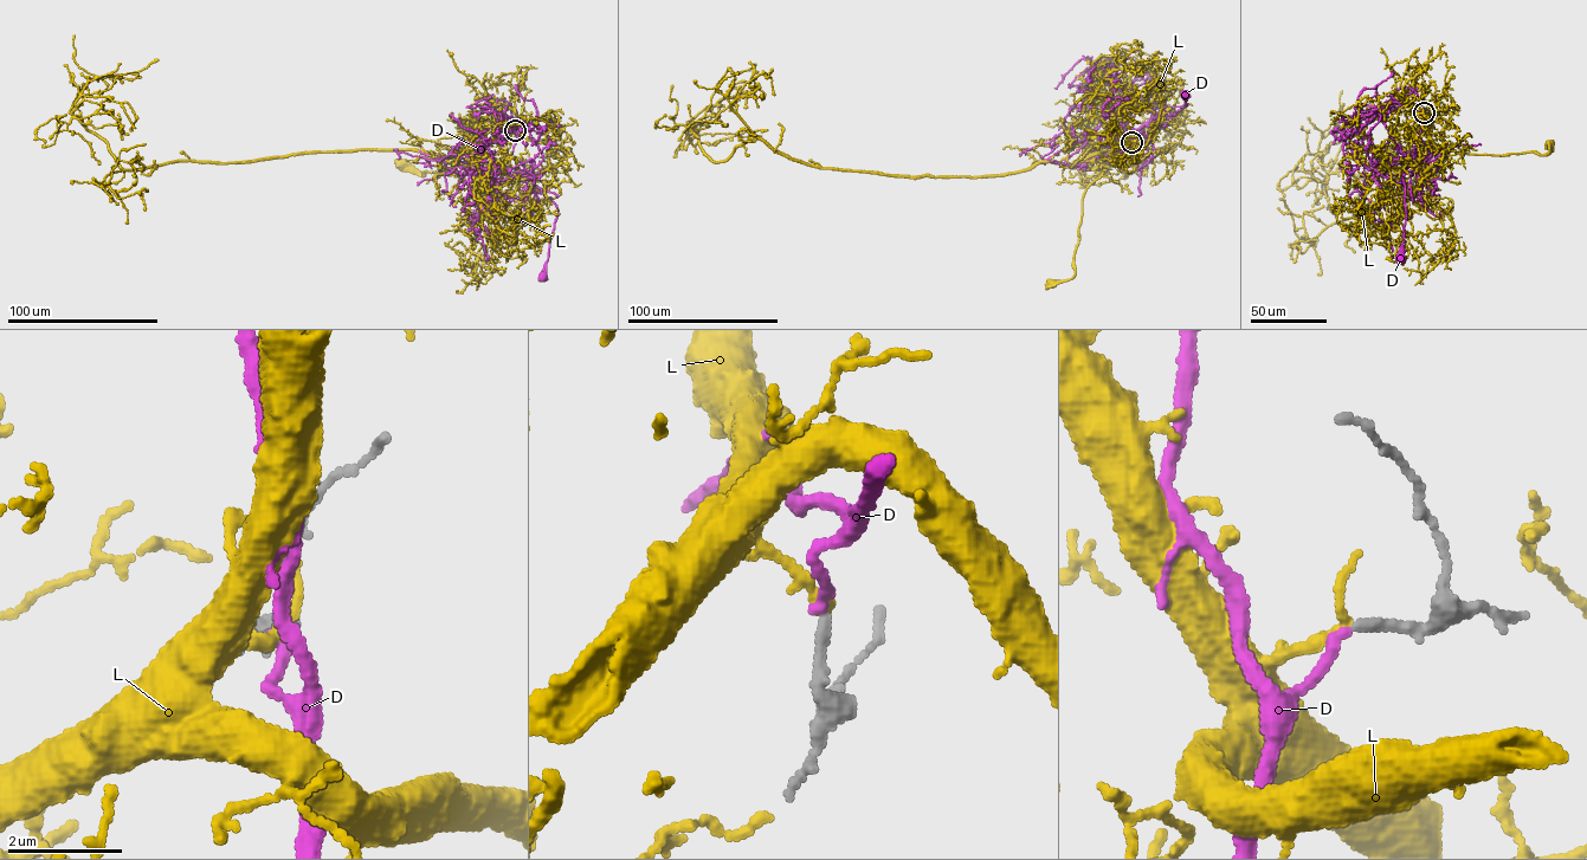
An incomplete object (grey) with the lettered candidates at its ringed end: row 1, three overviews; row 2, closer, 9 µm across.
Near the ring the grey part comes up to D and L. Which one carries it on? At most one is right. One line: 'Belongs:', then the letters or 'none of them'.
Belongs: D

